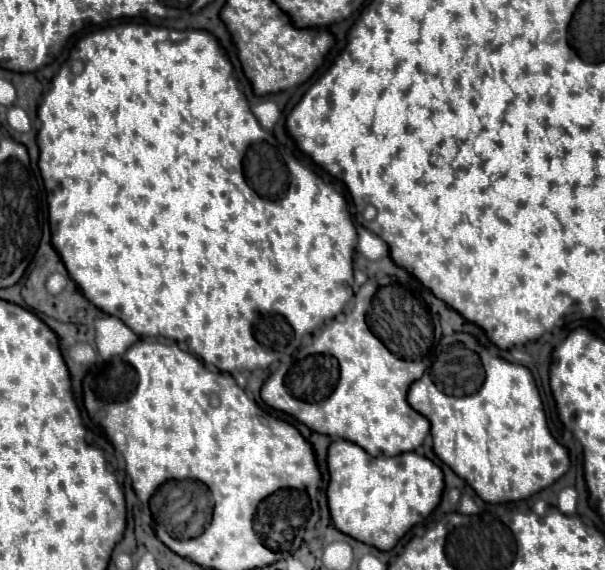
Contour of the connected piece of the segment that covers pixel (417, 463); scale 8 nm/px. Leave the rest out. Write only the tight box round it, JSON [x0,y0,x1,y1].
[326,440,444,552]

